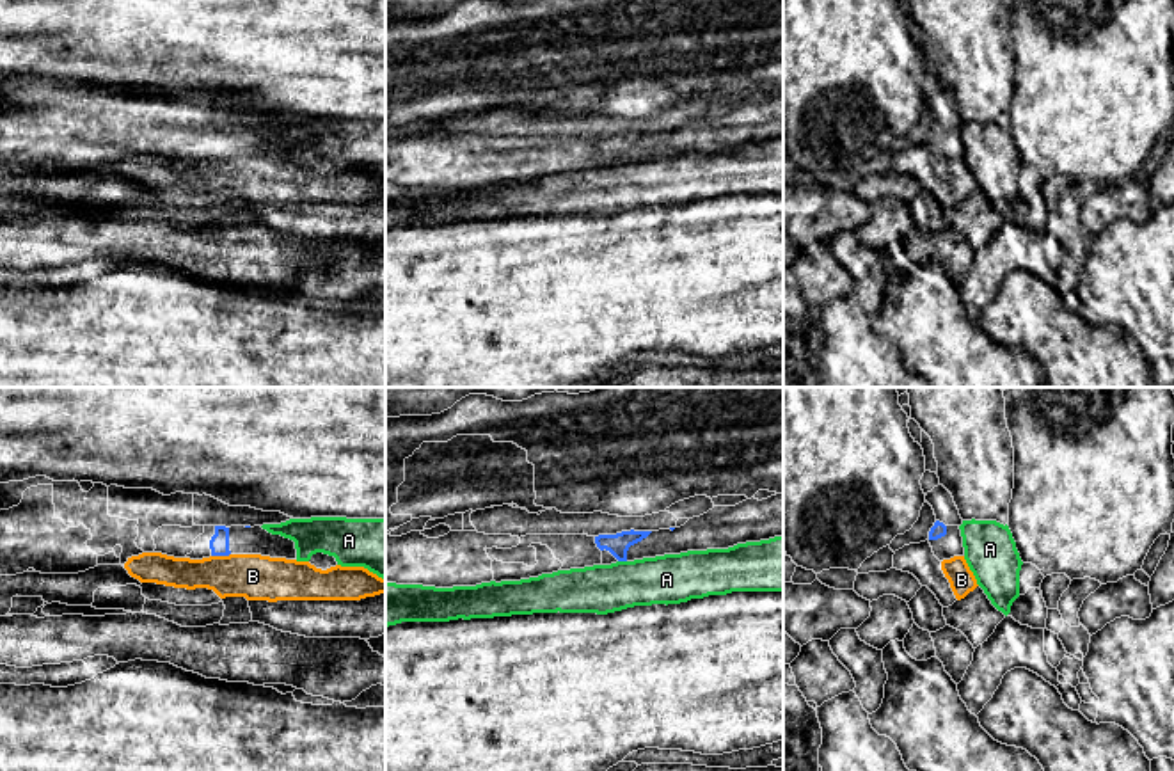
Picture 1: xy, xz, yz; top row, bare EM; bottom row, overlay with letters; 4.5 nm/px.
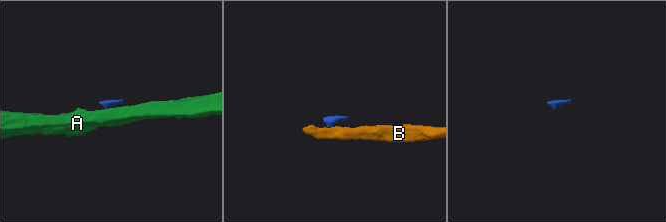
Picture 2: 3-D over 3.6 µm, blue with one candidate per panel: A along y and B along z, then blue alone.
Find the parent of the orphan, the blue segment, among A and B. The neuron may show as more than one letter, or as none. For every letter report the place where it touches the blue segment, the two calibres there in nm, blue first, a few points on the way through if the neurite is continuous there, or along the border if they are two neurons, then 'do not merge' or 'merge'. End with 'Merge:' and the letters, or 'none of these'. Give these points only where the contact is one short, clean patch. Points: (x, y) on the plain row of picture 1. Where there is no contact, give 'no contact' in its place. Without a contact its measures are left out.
A: xz (622, 162) | 100/220 nm | along xz (618, 162), (626, 164) | do not merge
B: xy (221, 157) | 90/200 nm | along xy (230, 155), (212, 158) | do not merge
Merge: none of these

